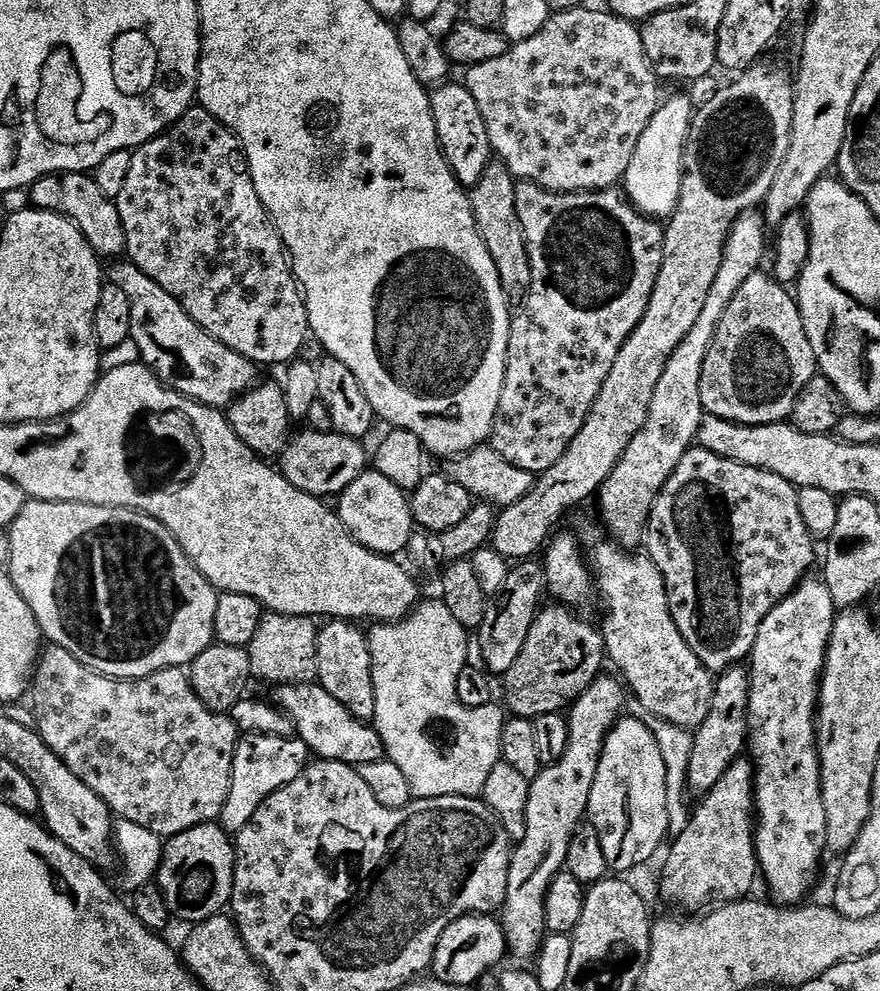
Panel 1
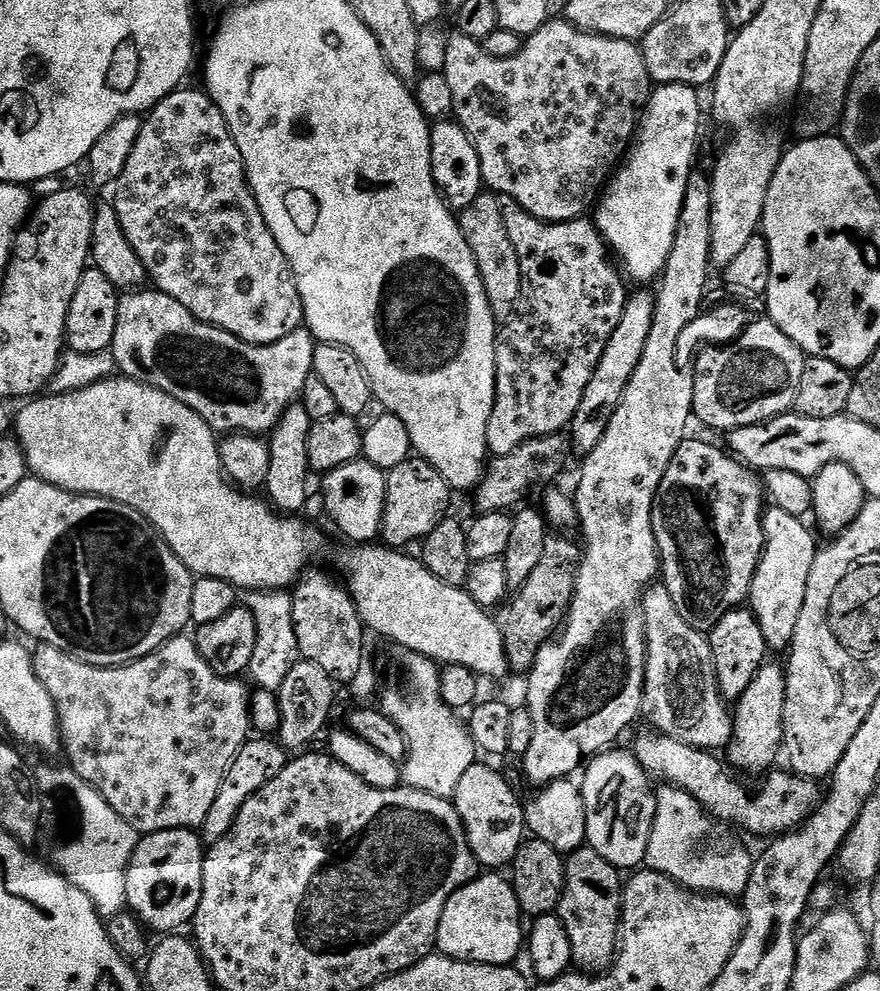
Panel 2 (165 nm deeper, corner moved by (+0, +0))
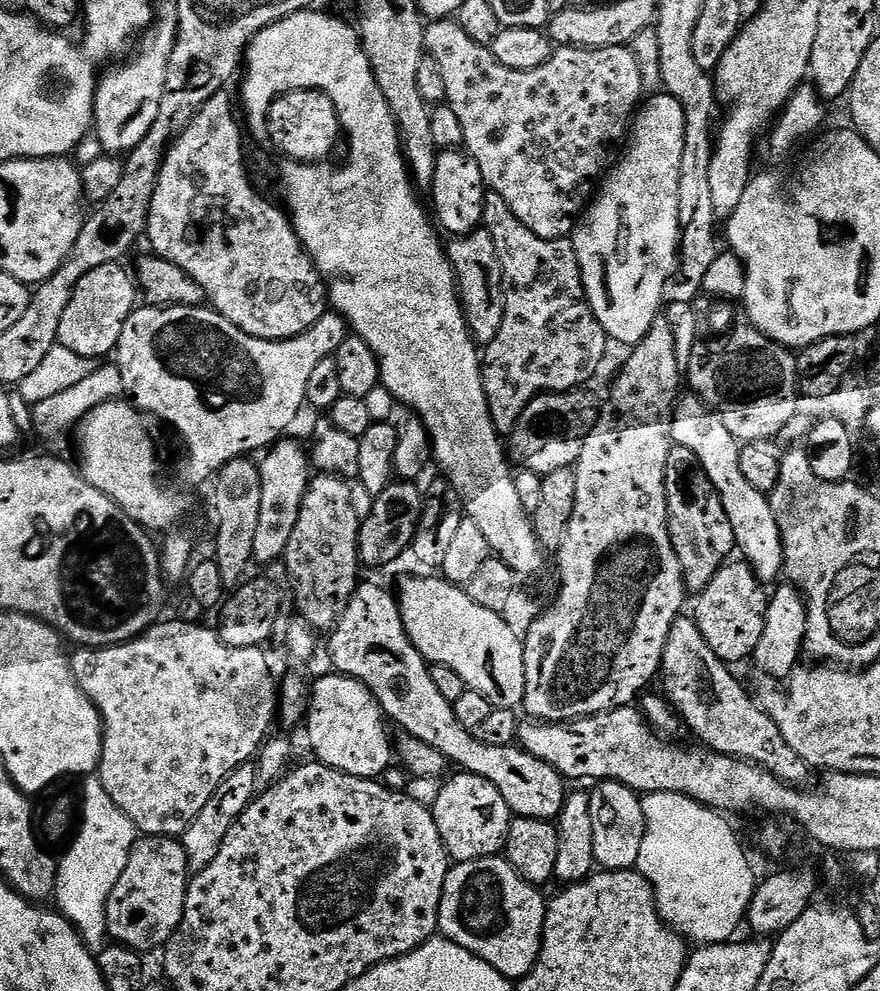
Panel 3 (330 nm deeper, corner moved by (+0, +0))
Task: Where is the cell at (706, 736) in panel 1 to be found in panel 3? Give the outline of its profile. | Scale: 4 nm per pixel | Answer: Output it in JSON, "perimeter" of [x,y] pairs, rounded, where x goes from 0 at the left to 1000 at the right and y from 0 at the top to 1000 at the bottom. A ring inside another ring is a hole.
{"perimeter":[[[828,567],[815,575],[811,583],[791,602],[789,625],[798,644],[816,660],[816,664],[828,672],[838,672],[845,665],[858,663],[861,644],[870,633],[870,616],[874,598],[869,590],[855,578],[855,572],[848,567]]]}

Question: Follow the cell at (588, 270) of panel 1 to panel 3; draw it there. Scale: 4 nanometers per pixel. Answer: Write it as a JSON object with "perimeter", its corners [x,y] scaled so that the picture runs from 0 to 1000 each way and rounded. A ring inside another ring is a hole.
{"perimeter":[[[556,193],[550,195],[548,228],[555,233],[557,240],[561,240],[561,252],[566,252],[566,264],[573,286],[573,320],[566,337],[549,352],[545,376],[557,422],[565,436],[577,438],[591,424],[593,414],[598,414],[607,401],[616,400],[620,396],[663,393],[667,388],[664,386],[681,373],[693,344],[664,300],[661,276],[649,241],[622,242],[607,236],[607,232],[593,228],[580,208],[575,208],[570,196]]]}

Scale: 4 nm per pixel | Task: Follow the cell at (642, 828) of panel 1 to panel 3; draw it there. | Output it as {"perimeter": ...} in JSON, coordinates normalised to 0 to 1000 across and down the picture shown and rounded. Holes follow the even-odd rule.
{"perimeter":[[[683,787],[670,799],[670,821],[675,829],[675,862],[682,874],[714,878],[722,873],[732,845],[732,811],[728,804],[701,787]]]}

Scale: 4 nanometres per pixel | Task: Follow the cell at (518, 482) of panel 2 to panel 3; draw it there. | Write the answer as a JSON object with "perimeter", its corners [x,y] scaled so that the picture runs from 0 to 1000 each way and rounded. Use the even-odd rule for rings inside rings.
{"perimeter":[[[668,394],[620,396],[607,401],[598,414],[593,414],[591,424],[576,441],[575,456],[581,467],[588,473],[616,481],[630,478],[630,474],[650,472],[661,458],[661,450],[670,434],[675,434],[682,414],[683,409],[680,404],[677,408]]]}

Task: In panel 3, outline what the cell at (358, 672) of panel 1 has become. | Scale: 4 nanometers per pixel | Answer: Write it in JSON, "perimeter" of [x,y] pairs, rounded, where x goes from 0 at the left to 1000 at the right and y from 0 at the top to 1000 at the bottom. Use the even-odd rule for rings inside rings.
{"perimeter":[[[359,478],[350,485],[350,497],[343,503],[343,515],[339,519],[339,527],[334,530],[334,539],[330,539],[330,551],[325,551],[322,567],[327,573],[332,601],[336,604],[340,625],[345,626],[353,634],[376,636],[386,627],[398,603],[407,588],[411,568],[408,561],[408,533],[410,518],[405,518],[405,509],[400,506],[400,496],[394,483],[383,479]]]}

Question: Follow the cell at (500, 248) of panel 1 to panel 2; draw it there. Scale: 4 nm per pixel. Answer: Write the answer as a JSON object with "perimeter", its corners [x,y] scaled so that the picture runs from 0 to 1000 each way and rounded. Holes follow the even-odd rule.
{"perimeter":[[[548,196],[539,200],[539,204],[522,215],[520,221],[525,236],[530,244],[534,244],[534,252],[543,264],[543,272],[552,289],[552,301],[557,305],[559,316],[565,324],[576,325],[586,318],[592,304],[593,272],[589,256],[584,252],[584,244],[580,244],[580,236],[575,236],[575,220],[570,220],[568,198]]]}

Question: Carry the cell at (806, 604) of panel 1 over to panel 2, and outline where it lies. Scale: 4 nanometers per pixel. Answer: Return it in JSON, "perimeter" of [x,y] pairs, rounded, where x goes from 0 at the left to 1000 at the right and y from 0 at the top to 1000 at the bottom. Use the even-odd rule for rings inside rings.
{"perimeter":[[[881,511],[874,512],[868,519],[868,558],[855,584],[850,605],[852,616],[859,621],[861,632],[866,632],[866,640],[877,656],[894,655],[899,651],[916,607],[918,584],[927,566],[930,548],[914,528],[910,522],[893,519],[893,515]]]}

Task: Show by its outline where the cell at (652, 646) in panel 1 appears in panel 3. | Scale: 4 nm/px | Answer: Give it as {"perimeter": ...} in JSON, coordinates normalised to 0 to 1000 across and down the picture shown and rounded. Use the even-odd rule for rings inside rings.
{"perimeter":[[[774,624],[766,628],[757,644],[750,678],[752,683],[755,682],[753,701],[773,724],[776,734],[783,735],[797,747],[792,747],[797,752],[803,753],[810,759],[819,759],[822,763],[850,767],[853,771],[875,777],[875,781],[894,791],[914,793],[922,788],[918,786],[925,783],[924,776],[919,775],[911,765],[907,765],[907,761],[902,761],[902,756],[893,749],[893,745],[889,745],[889,737],[884,737],[884,733],[867,713],[860,707],[858,710],[853,700],[836,687],[836,682],[832,679],[835,677],[818,666],[811,656],[807,656],[802,644],[798,644],[798,636],[793,636],[790,625]]]}

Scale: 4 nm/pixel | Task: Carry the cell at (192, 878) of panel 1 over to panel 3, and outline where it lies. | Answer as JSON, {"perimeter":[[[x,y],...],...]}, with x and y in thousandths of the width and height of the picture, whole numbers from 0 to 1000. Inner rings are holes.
{"perimeter":[[[160,843],[150,855],[148,870],[134,886],[134,894],[125,898],[120,914],[123,943],[131,952],[168,963],[172,957],[185,958],[202,938],[209,921],[216,881],[208,851],[194,844]]]}

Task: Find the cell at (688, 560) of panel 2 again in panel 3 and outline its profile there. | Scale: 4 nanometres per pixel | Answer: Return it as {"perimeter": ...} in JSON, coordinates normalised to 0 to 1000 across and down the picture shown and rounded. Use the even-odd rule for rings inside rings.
{"perimeter":[[[765,451],[757,466],[755,489],[761,547],[775,571],[777,591],[783,598],[794,599],[809,586],[815,575],[828,568],[831,561],[827,560],[836,553],[834,535],[807,482],[802,482],[783,452]]]}

